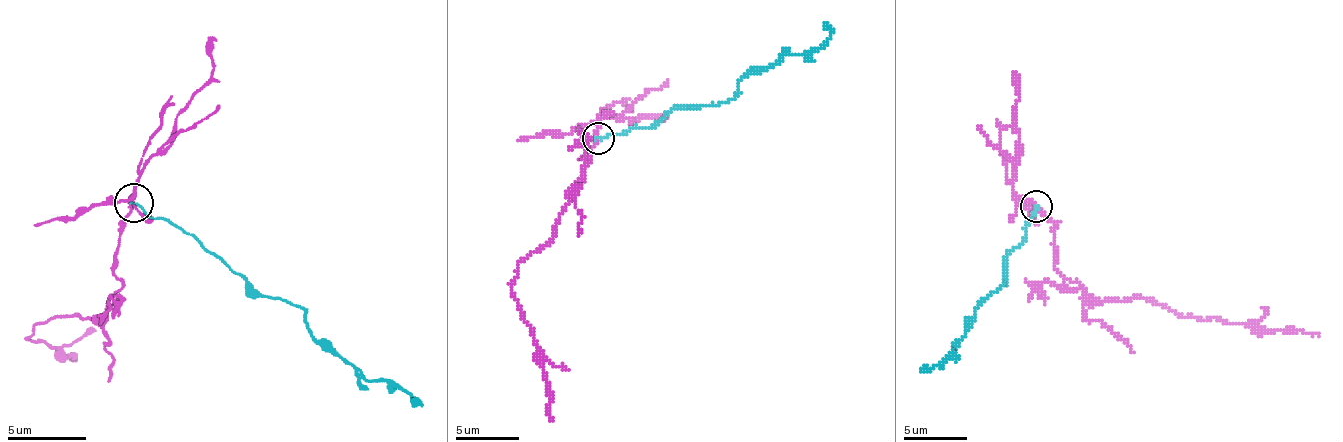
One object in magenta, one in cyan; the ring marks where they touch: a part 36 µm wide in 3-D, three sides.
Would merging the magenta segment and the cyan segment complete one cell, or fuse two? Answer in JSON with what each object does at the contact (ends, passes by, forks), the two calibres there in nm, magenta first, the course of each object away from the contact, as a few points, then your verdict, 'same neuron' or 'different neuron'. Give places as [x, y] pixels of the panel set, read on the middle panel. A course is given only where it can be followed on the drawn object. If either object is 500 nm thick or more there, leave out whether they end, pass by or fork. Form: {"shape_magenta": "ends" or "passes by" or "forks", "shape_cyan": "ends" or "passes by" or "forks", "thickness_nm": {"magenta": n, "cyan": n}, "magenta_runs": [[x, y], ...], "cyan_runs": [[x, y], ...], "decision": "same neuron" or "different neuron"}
{"shape_magenta": "passes by", "shape_cyan": "ends", "thickness_nm": {"magenta": 160, "cyan": 140}, "magenta_runs": [[597, 137], [588, 156], [581, 156], [588, 159], [556, 233], [518, 265], [511, 287], [537, 347], [553, 421]], "cyan_runs": [[597, 137], [645, 127], [674, 108], [731, 99], [747, 73], [814, 51], [830, 35], [824, 22]], "decision": "different neuron"}

